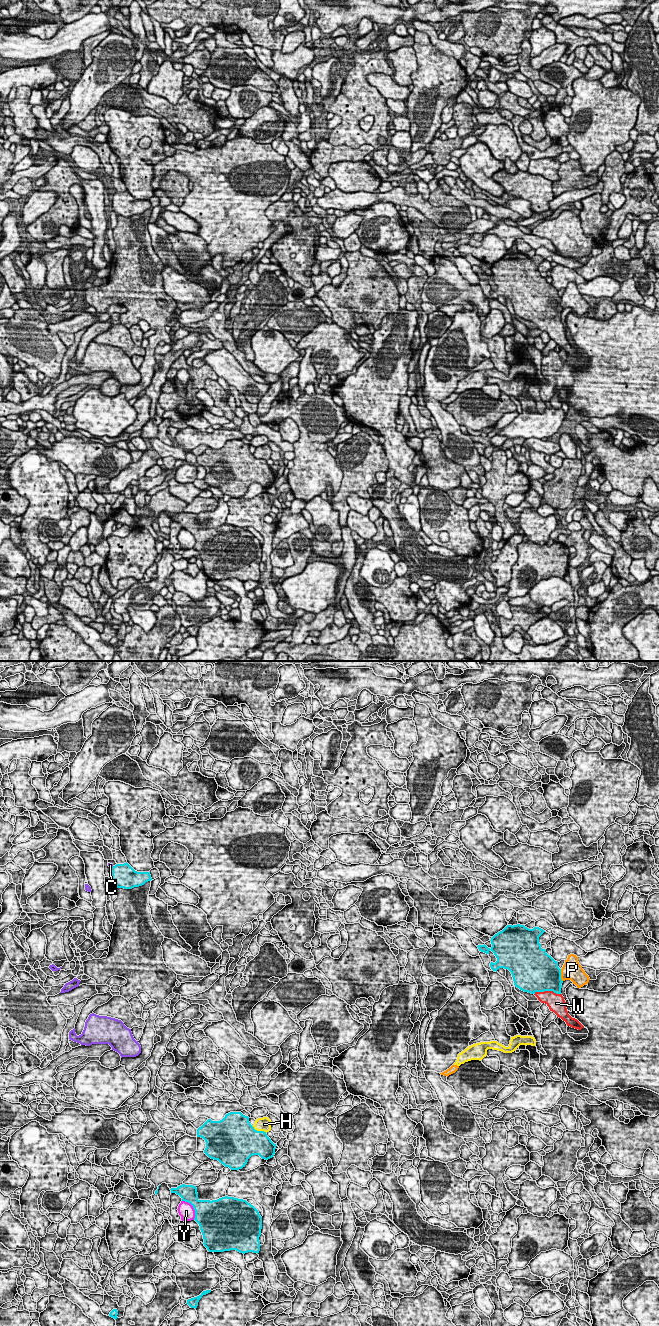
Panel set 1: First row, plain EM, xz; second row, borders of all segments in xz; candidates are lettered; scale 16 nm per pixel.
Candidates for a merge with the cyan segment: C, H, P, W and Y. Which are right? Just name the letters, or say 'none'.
W

